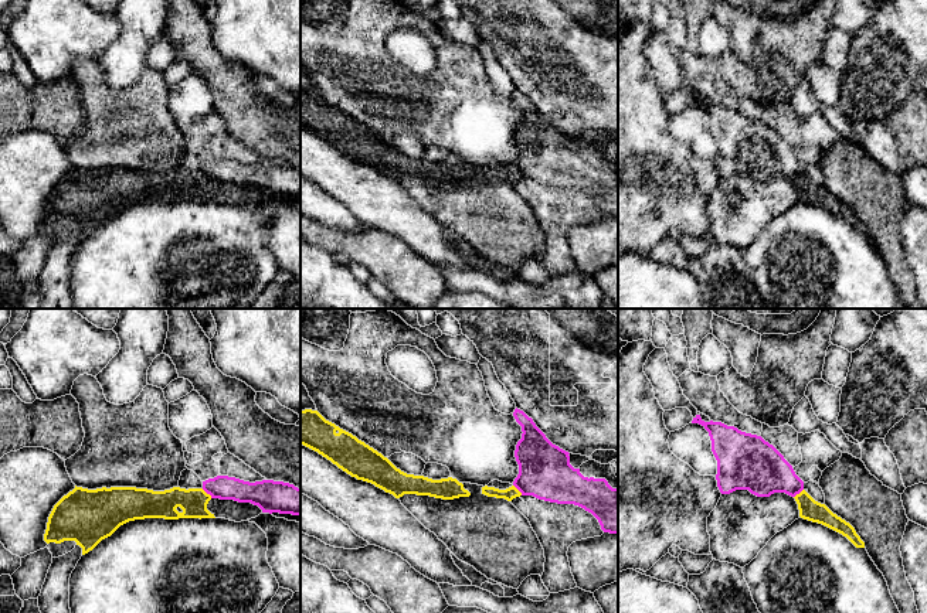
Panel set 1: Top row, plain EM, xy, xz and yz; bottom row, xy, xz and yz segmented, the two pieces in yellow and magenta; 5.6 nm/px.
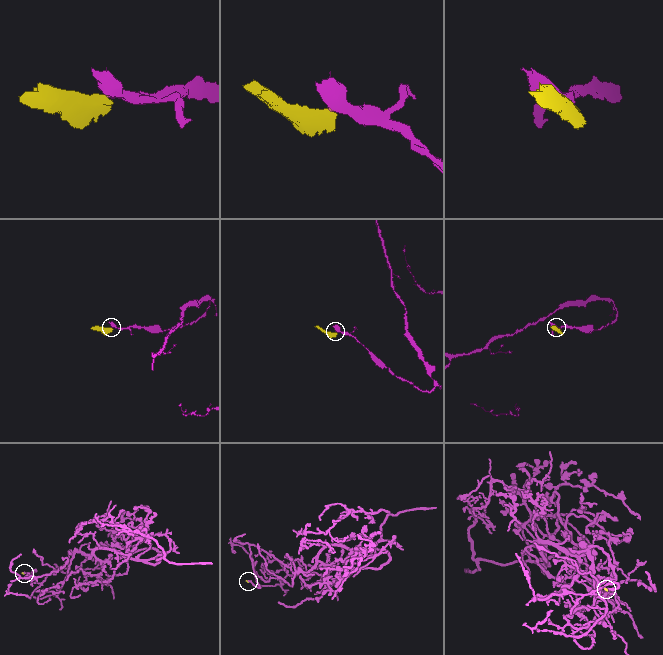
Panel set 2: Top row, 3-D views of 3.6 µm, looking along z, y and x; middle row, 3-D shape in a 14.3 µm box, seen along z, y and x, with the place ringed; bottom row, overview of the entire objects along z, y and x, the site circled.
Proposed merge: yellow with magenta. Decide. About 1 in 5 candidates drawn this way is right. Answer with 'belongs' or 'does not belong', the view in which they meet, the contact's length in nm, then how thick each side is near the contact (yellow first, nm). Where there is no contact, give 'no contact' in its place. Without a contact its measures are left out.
does not belong; meets yellow in xy; contact 80 nm long; 160 nm thick on the yellow side, 140 nm on the other

